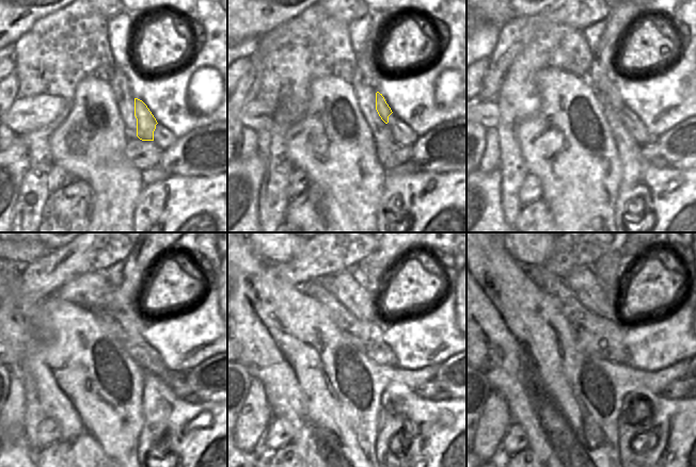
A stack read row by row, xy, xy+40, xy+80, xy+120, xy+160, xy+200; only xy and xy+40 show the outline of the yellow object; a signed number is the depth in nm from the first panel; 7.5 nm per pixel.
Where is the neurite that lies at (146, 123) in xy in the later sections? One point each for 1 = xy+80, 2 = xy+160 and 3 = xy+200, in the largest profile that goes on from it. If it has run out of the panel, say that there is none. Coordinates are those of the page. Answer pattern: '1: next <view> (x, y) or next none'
1: next xy+80 (602, 79)
2: next xy+160 (360, 303)
3: next xy+200 (582, 280)

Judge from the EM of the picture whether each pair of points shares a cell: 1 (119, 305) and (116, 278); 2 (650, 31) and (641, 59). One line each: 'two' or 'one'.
1: two
2: one

